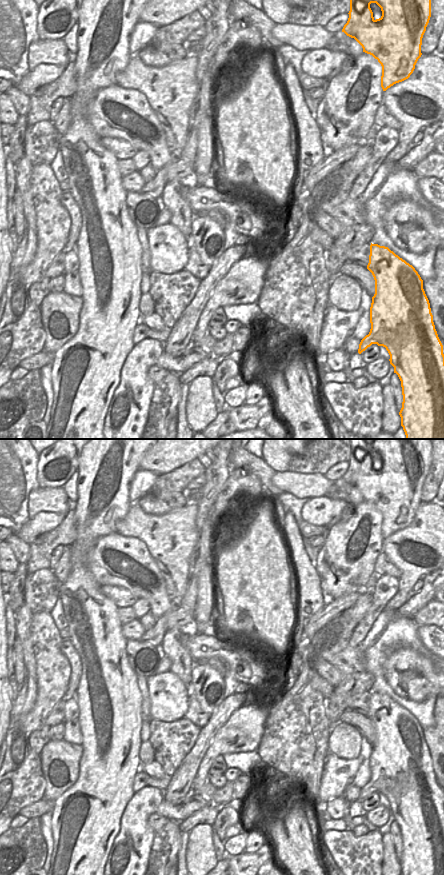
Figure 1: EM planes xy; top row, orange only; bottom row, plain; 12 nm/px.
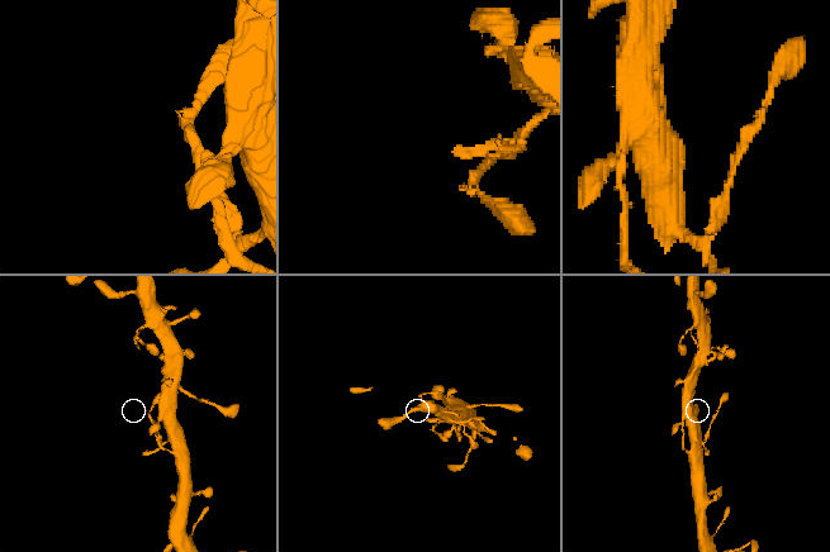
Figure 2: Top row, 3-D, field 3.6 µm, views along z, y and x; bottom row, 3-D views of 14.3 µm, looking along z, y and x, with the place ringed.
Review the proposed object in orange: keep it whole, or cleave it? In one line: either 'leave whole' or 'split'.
leave whole

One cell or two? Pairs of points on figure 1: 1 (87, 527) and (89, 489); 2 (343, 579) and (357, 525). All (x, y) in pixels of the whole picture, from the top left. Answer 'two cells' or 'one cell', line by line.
1: one cell
2: one cell

